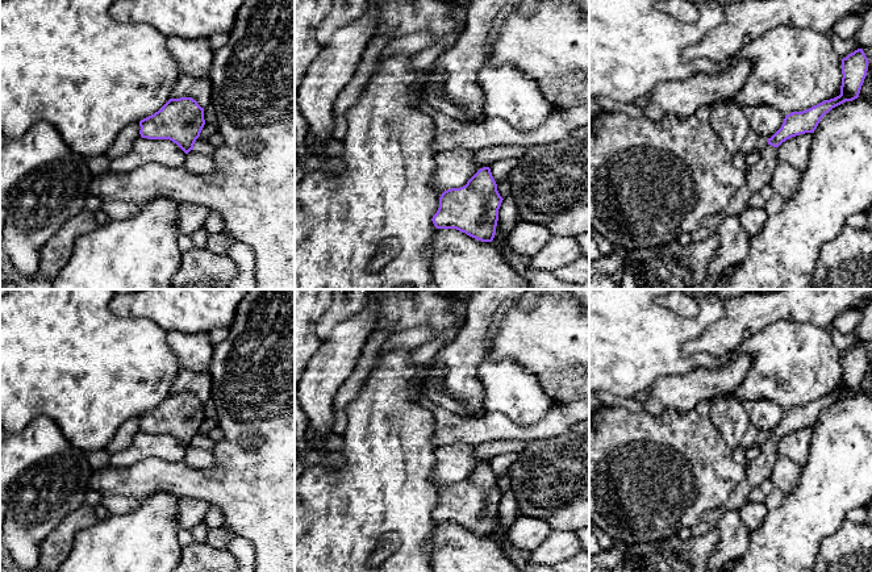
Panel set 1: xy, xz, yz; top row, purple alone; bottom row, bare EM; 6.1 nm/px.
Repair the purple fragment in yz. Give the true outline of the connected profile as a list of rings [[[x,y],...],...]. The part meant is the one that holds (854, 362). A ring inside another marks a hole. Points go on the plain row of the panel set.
[[[858,343],[842,354],[840,389],[825,394],[806,405],[792,406],[785,410],[781,422],[768,433],[768,439],[760,446],[760,455],[746,467],[746,479],[730,493],[727,501],[714,510],[704,514],[690,529],[693,536],[704,535],[717,529],[722,515],[727,510],[739,510],[748,502],[748,494],[763,481],[771,479],[772,468],[779,458],[777,442],[787,434],[814,427],[821,413],[833,402],[859,392],[868,366],[868,352],[863,343]]]

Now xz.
[[[483,462],[466,480],[441,489],[431,515],[437,523],[456,523],[477,535],[492,536],[502,494],[491,463]]]

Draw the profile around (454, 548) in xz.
[[[437,523],[431,540],[433,572],[521,572],[492,536],[477,535],[456,523]]]

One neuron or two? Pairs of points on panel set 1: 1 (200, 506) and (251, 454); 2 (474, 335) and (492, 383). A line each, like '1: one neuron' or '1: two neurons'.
1: two neurons
2: two neurons

